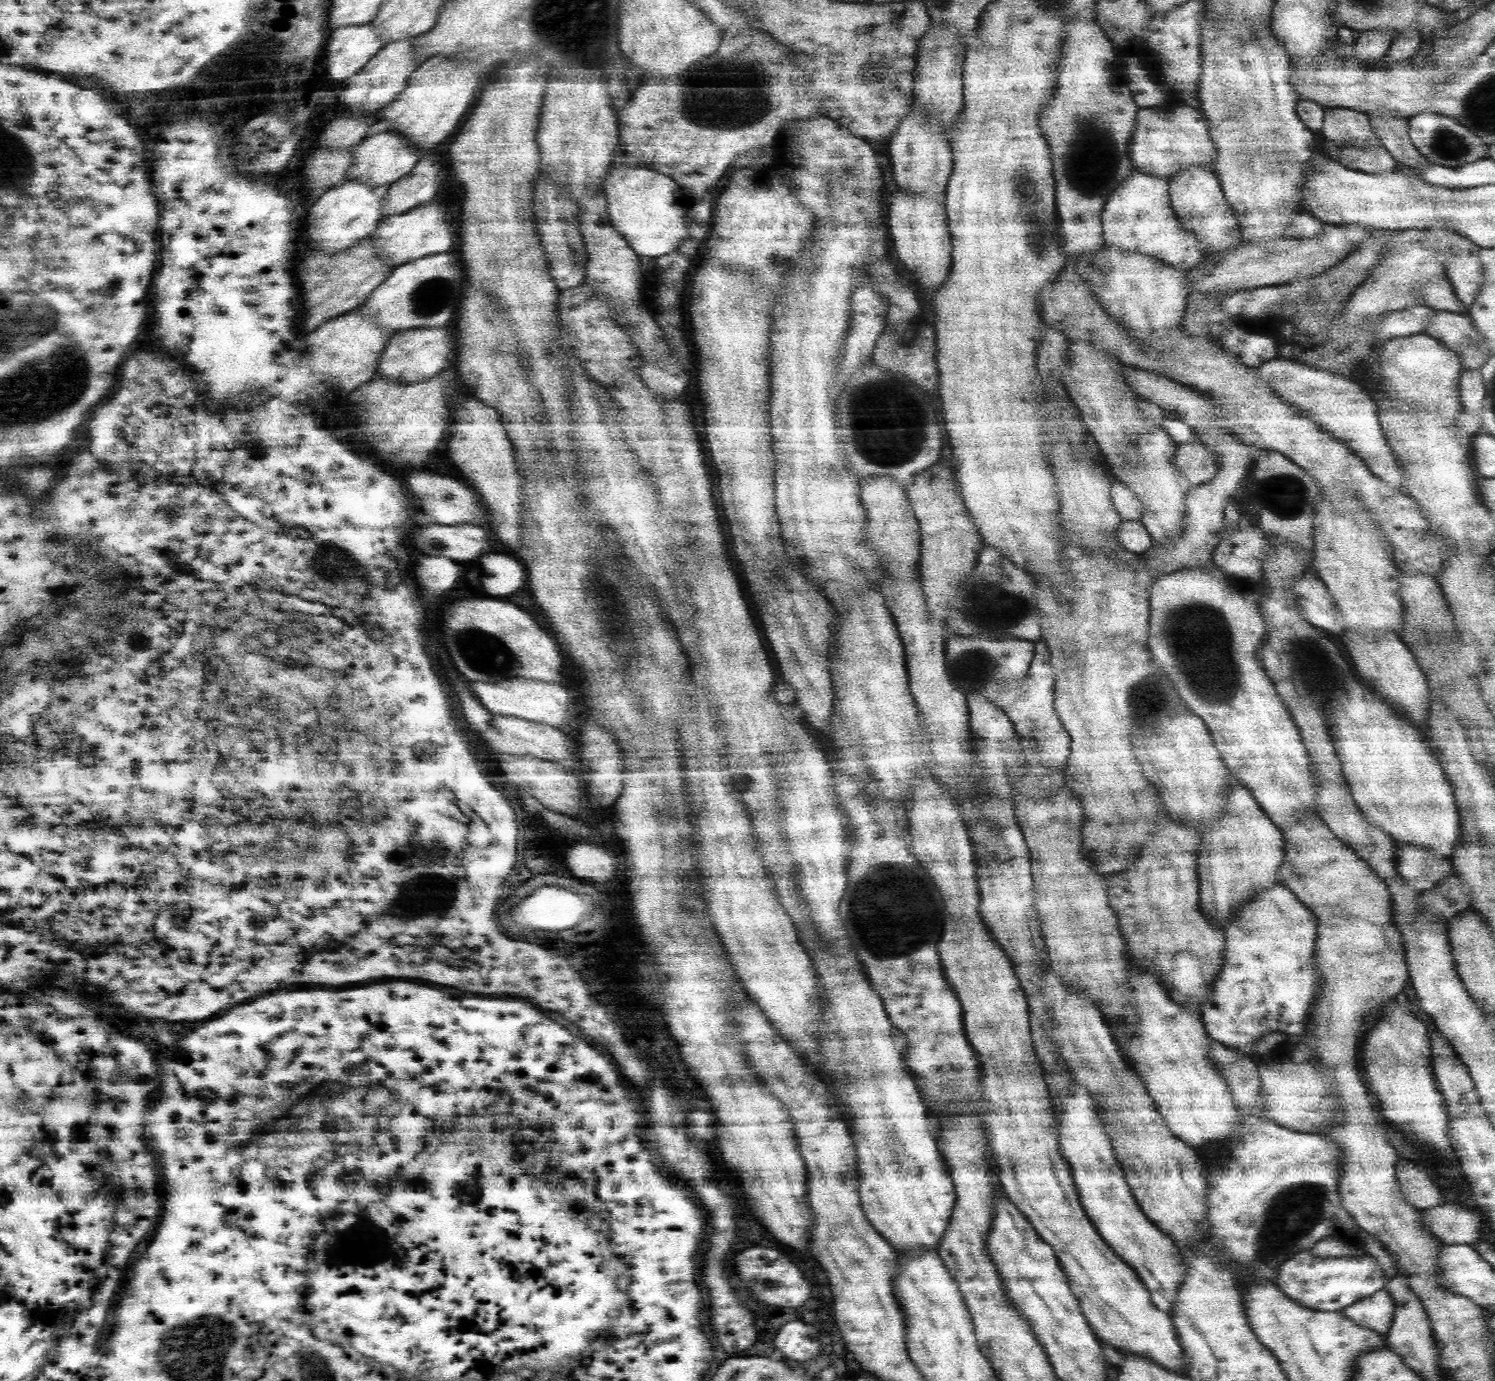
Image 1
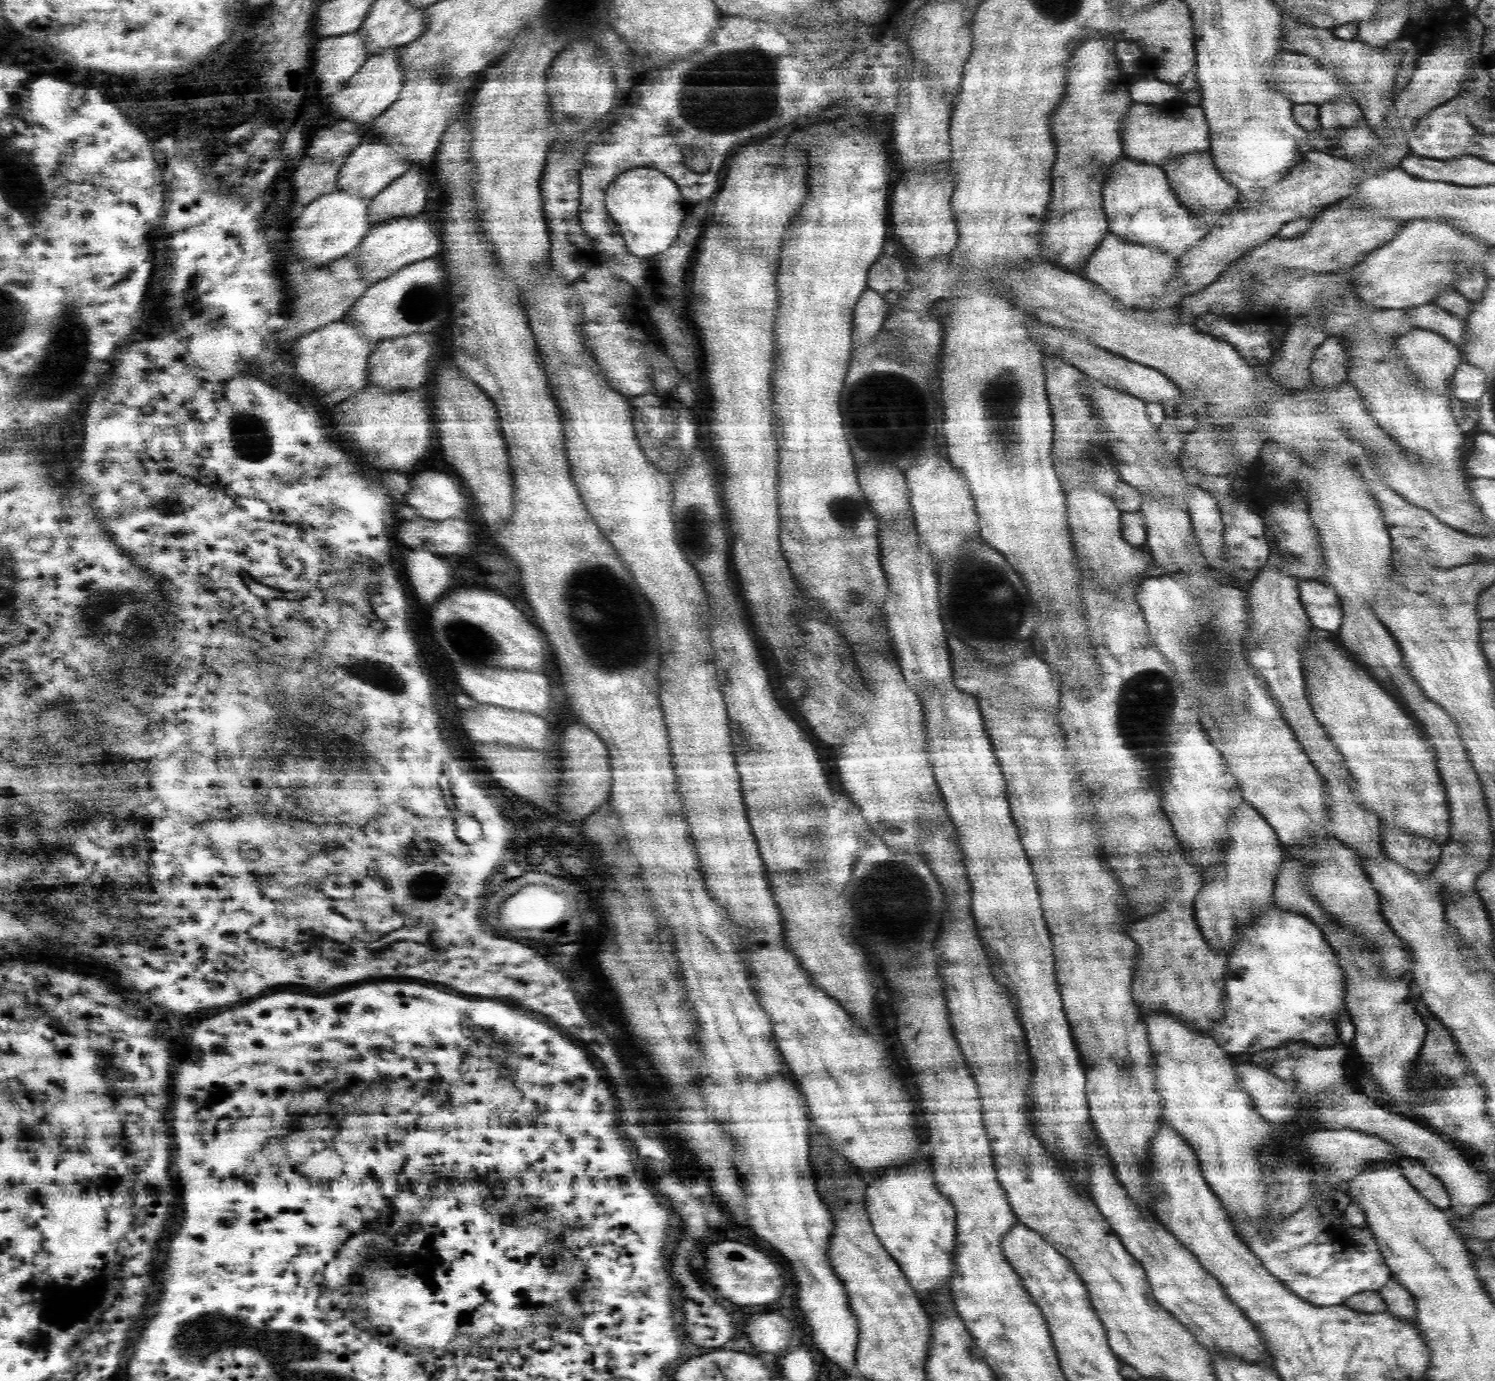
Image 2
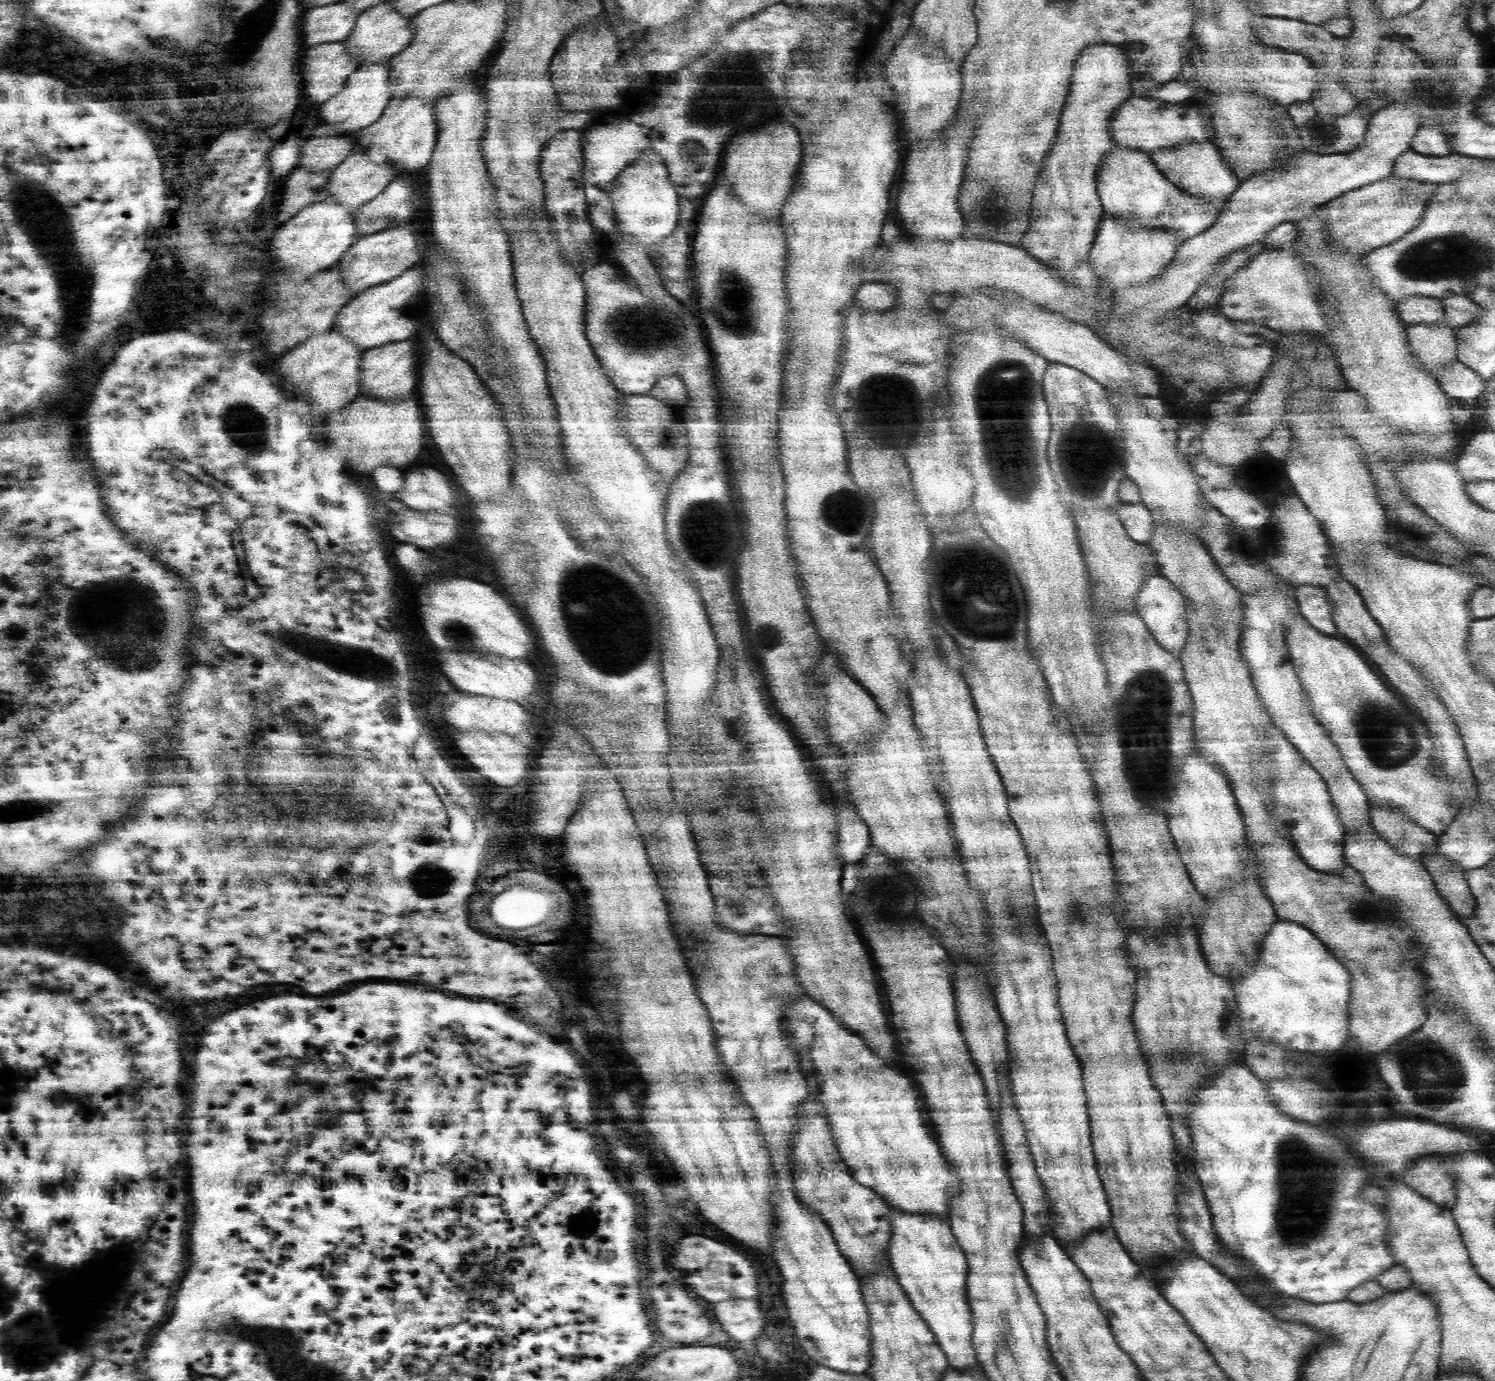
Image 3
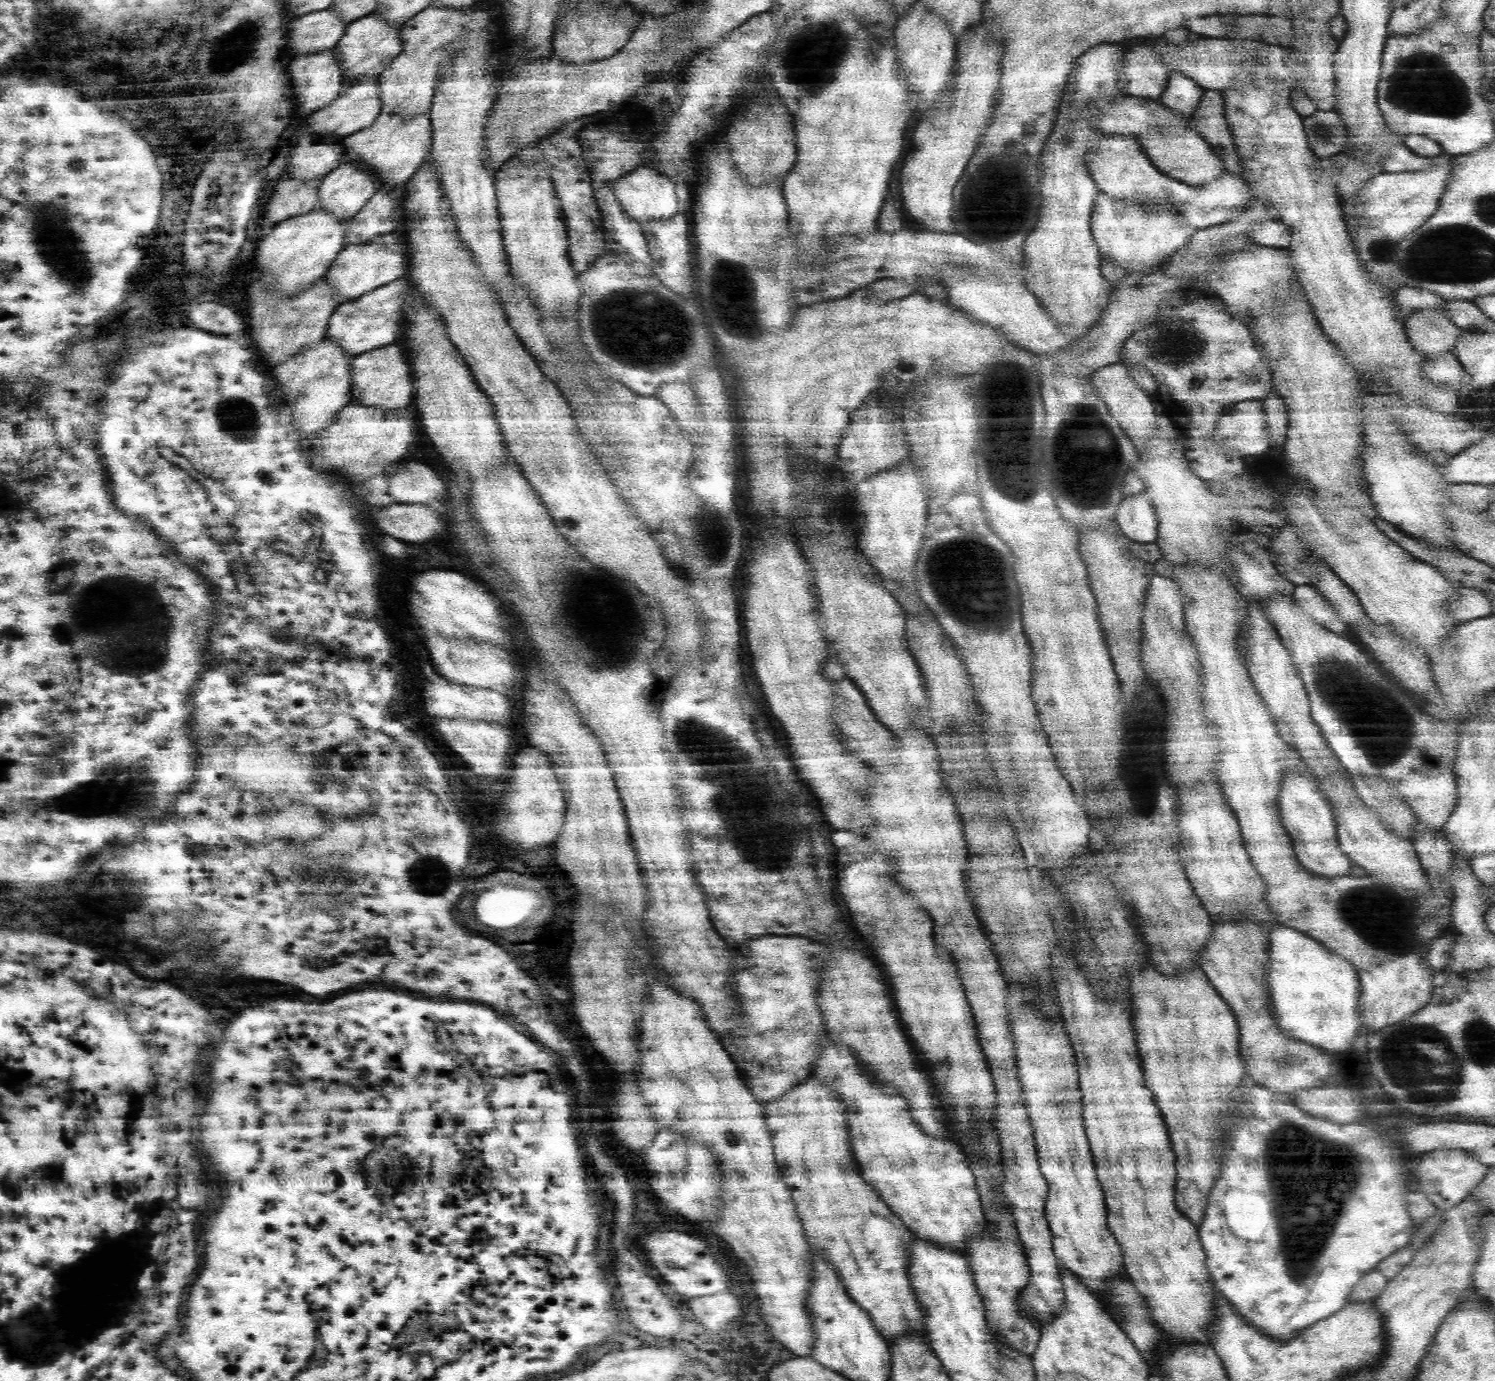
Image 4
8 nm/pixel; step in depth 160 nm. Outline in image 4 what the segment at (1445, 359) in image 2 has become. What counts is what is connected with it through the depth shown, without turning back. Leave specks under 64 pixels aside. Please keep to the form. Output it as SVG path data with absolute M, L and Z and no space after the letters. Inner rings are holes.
M1440 307L1436 309L1421 309L1406 319L1404 325L1408 341L1415 351L1422 356L1452 352L1458 338L1464 331L1463 328L1456 326L1456 324L1448 319L1445 316L1445 311Z

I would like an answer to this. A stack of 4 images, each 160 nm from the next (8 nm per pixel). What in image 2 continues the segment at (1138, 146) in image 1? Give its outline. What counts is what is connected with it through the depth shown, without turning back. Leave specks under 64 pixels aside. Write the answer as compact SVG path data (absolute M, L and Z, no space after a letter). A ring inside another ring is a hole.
M1132 104L1122 118L1121 134L1123 154L1125 157L1137 159L1154 165L1168 158L1190 154L1192 152L1209 151L1209 126L1204 111L1198 106L1188 106L1182 112L1168 116L1166 109L1160 110L1158 105Z

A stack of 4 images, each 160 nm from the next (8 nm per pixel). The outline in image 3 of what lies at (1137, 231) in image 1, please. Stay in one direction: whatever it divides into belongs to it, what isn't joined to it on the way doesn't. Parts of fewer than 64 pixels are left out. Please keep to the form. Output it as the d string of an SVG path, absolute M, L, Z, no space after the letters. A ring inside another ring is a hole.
M1113 144L1103 156L1100 172L1096 174L1097 194L1103 211L1117 218L1132 218L1144 227L1164 227L1178 234L1178 241L1202 234L1220 217L1224 202L1214 200L1212 204L1201 195L1190 195L1170 182L1154 164L1150 152Z

